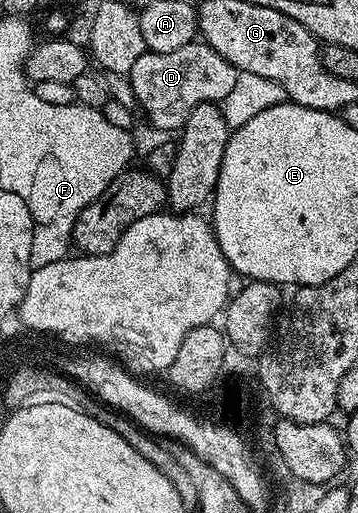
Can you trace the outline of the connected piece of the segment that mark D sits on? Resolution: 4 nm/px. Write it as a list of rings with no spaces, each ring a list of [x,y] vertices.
[[[193,42],[170,54],[146,51],[141,54],[130,73],[139,111],[148,115],[148,120],[160,134],[172,134],[183,128],[196,106],[203,103],[223,102],[234,87],[236,68],[208,44]]]

